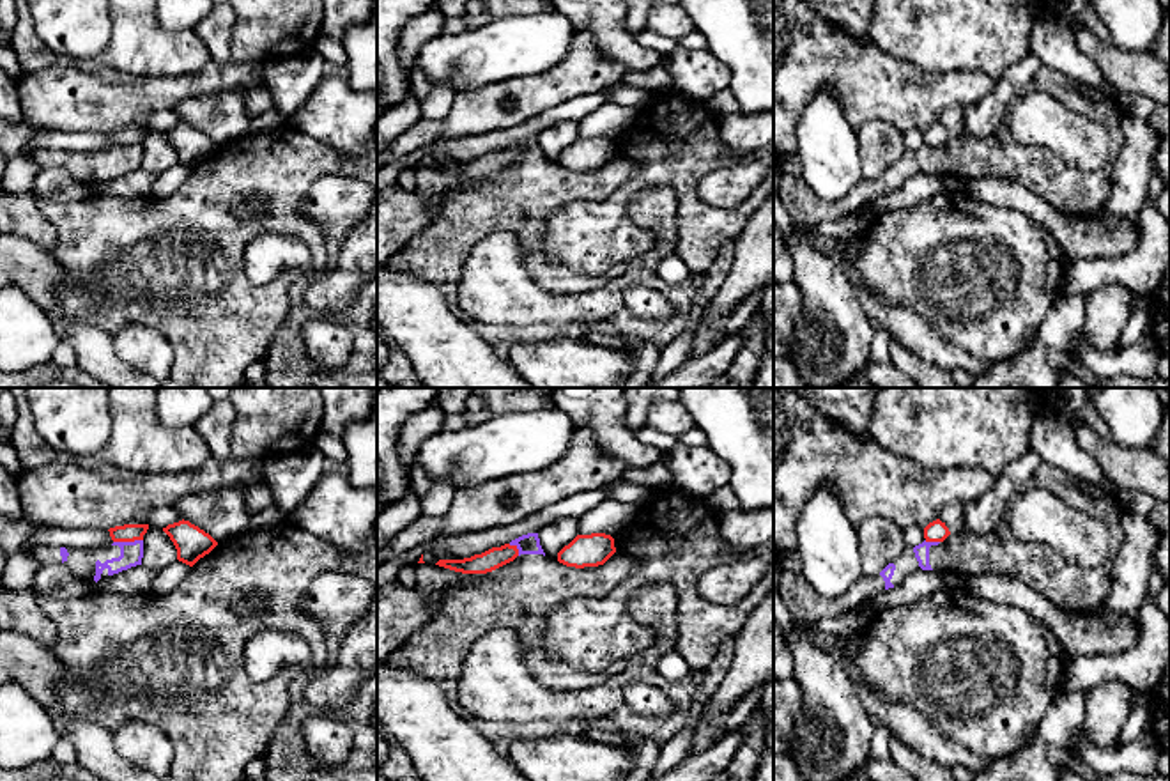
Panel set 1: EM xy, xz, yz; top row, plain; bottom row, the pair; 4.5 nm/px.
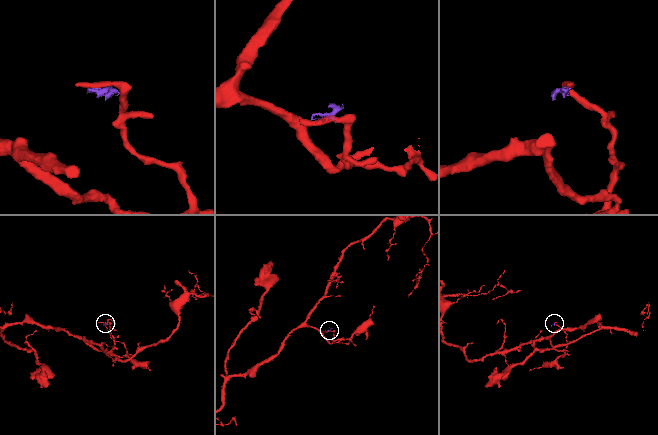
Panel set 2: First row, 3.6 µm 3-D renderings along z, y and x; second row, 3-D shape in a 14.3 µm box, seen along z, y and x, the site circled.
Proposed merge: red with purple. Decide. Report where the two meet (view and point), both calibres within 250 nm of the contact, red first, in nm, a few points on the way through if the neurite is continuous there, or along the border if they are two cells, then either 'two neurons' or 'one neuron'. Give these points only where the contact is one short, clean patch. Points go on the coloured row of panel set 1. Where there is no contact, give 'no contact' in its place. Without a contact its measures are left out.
meets red in xy at (128, 541); 80 nm thick on the red side, 110 nm on the other; border along xy (142, 539), (114, 542); two neurons

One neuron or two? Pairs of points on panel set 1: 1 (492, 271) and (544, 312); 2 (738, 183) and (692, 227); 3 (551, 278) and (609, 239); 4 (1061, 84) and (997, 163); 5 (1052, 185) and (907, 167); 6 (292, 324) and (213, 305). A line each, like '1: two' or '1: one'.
1: one
2: two
3: two
4: one
5: one
6: two

